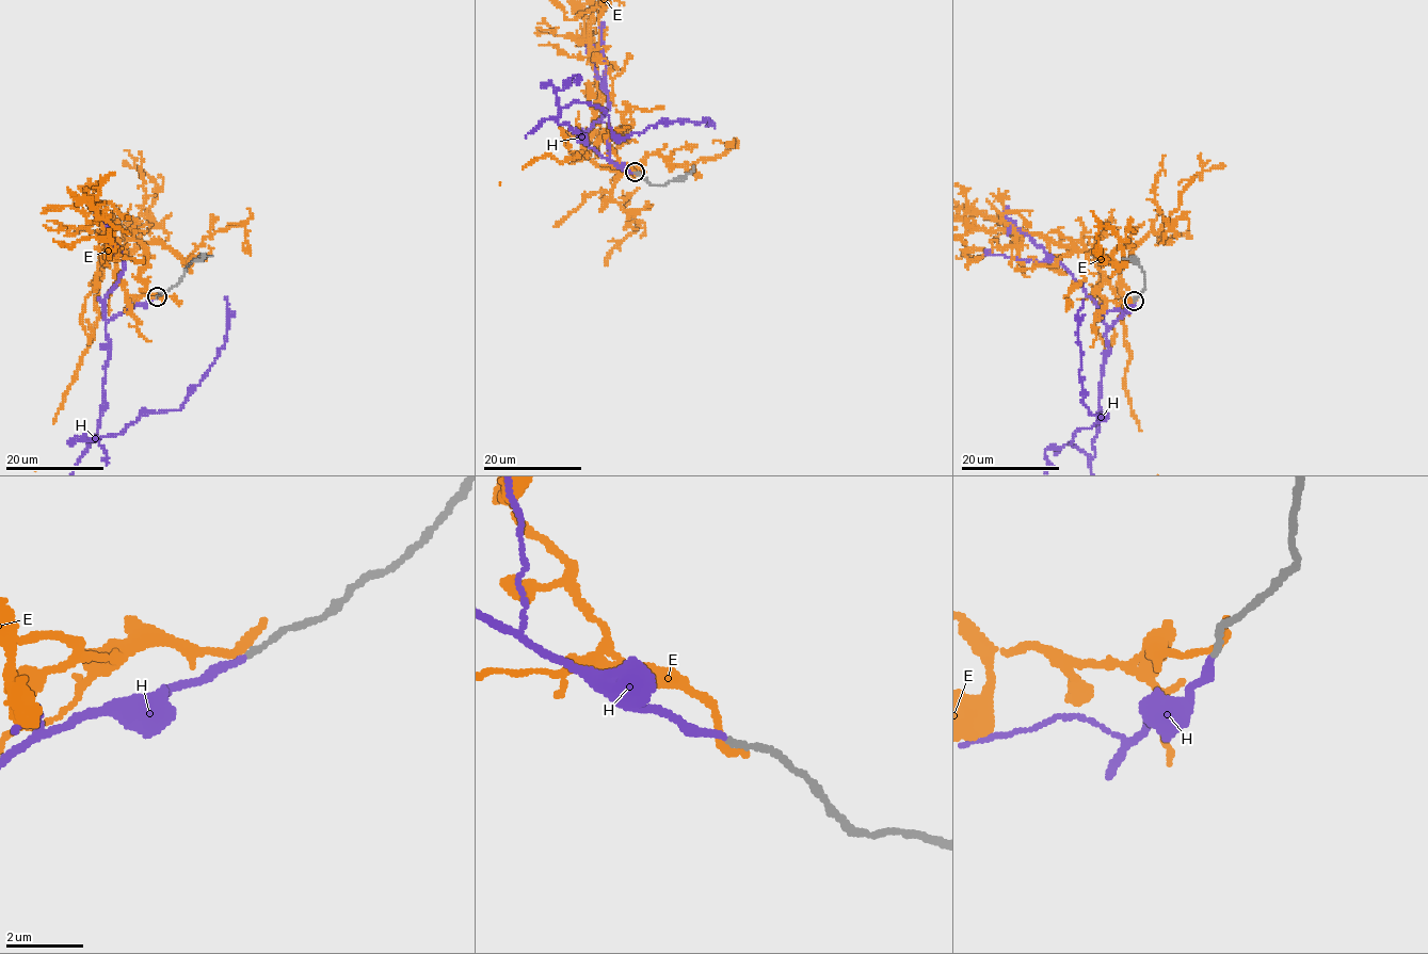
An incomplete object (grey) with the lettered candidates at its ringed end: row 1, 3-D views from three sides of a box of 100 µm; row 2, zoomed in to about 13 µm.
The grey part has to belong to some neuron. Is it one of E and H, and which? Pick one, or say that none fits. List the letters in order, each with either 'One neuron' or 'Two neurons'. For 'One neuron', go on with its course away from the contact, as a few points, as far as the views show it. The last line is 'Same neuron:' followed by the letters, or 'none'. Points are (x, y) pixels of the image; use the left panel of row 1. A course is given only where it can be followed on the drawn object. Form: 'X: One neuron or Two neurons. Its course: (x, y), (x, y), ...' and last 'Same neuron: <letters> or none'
E: Two neurons
H: One neuron
Same neuron: H

